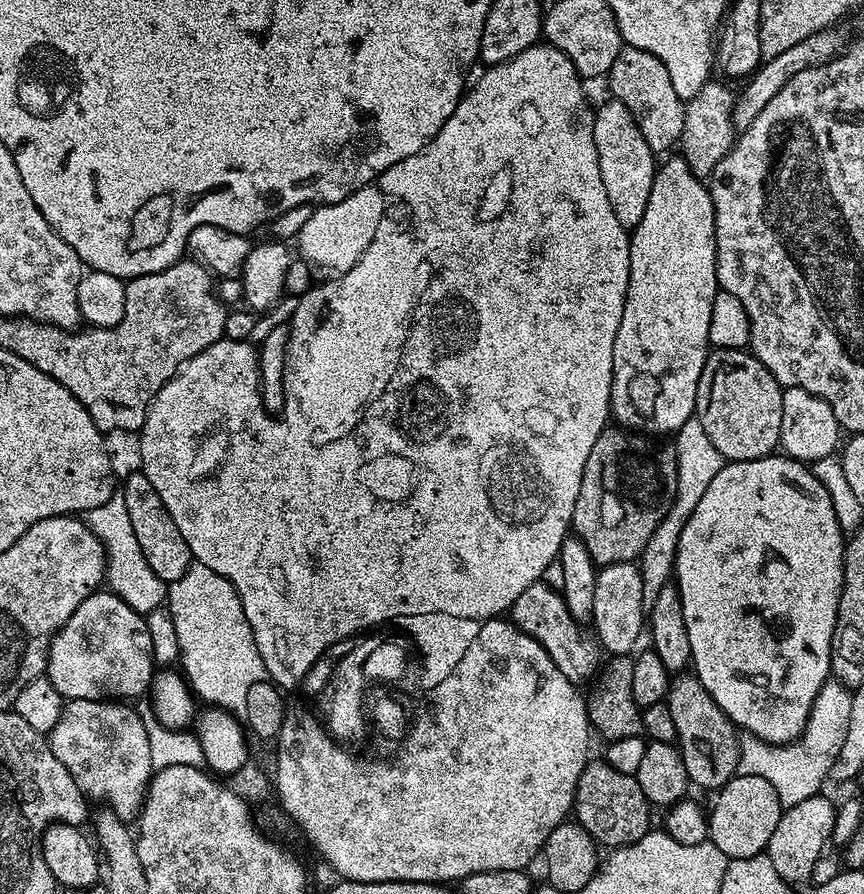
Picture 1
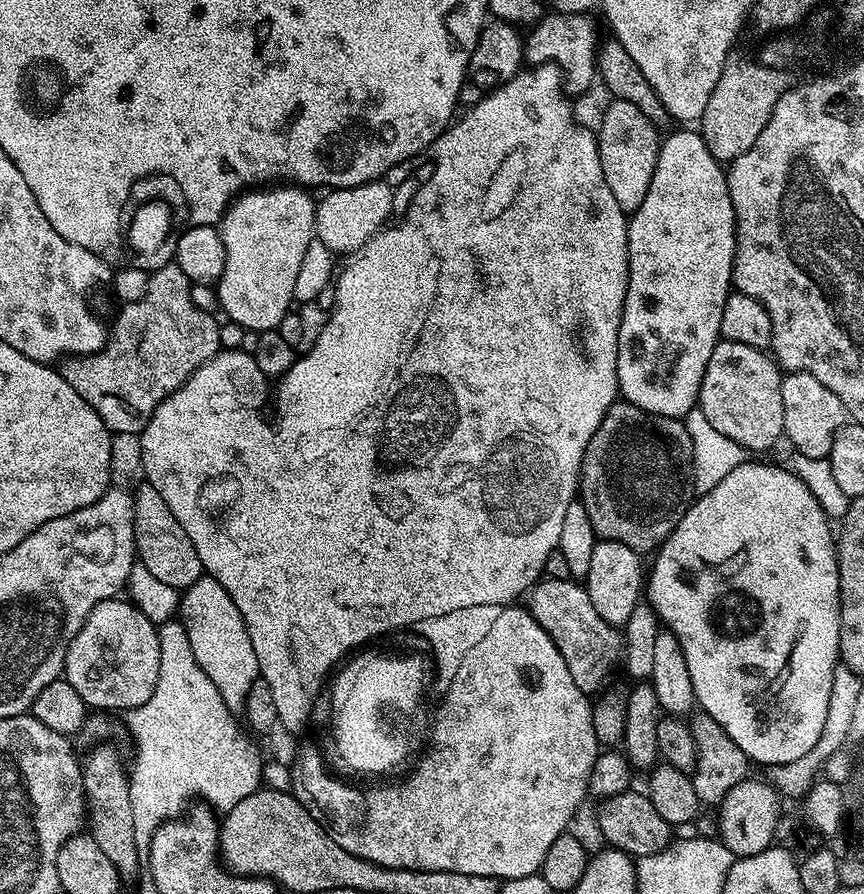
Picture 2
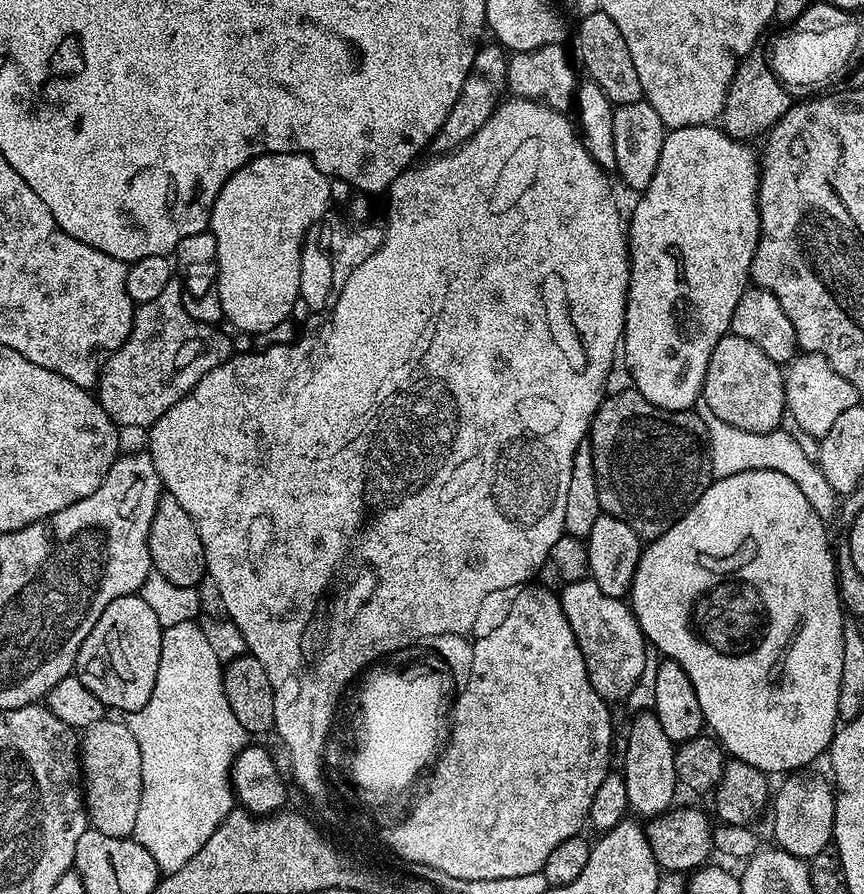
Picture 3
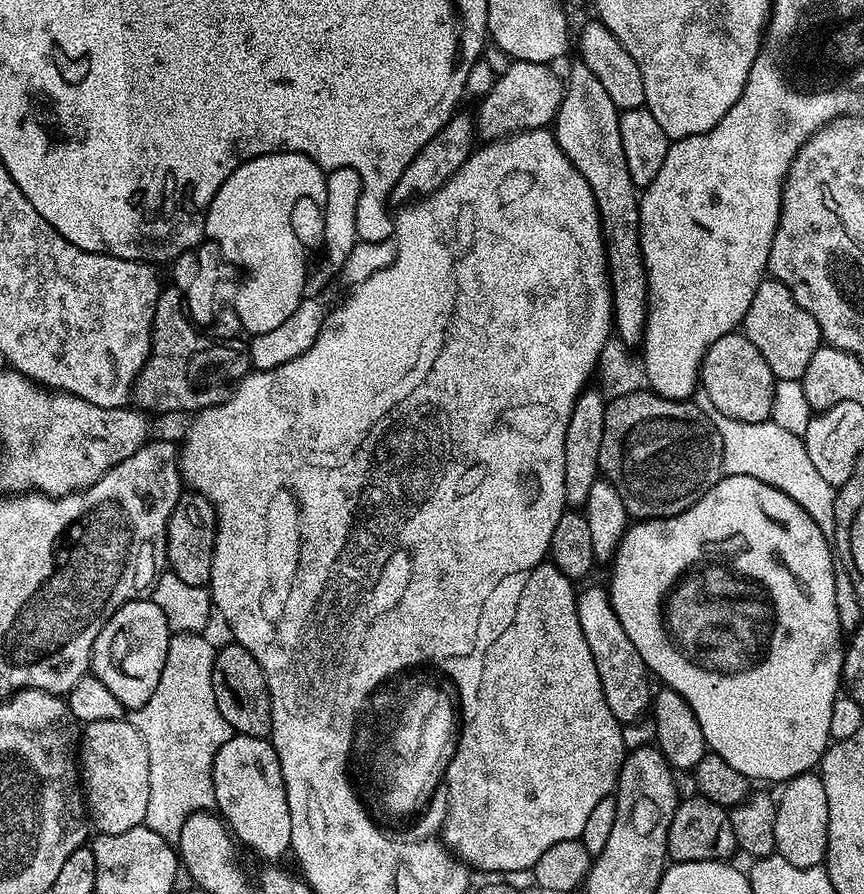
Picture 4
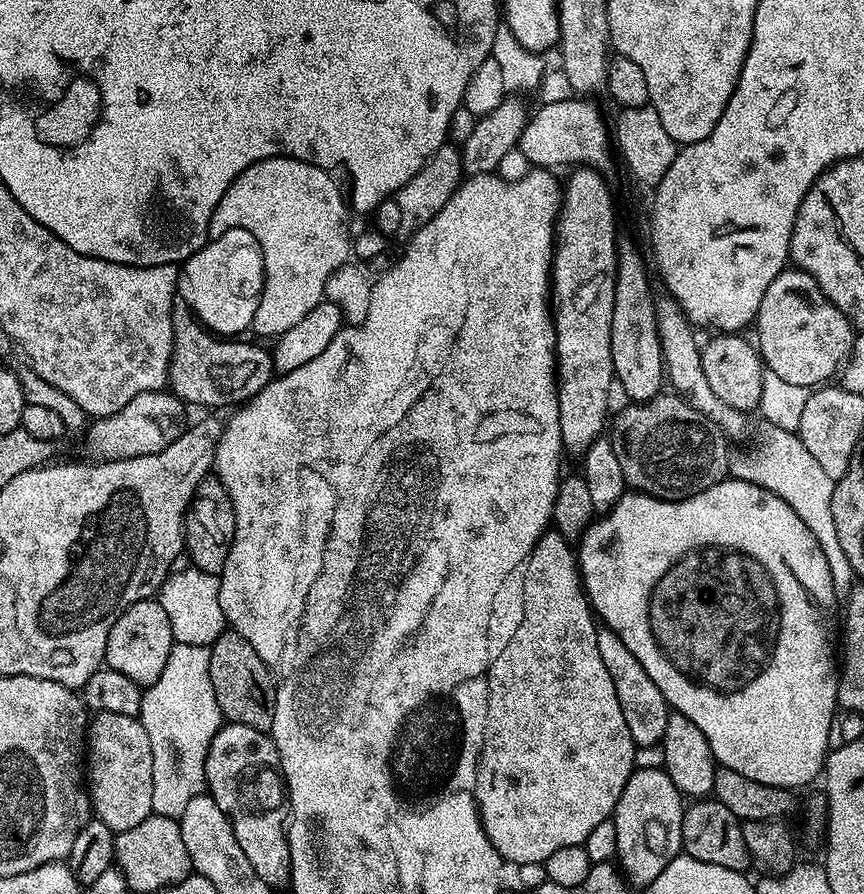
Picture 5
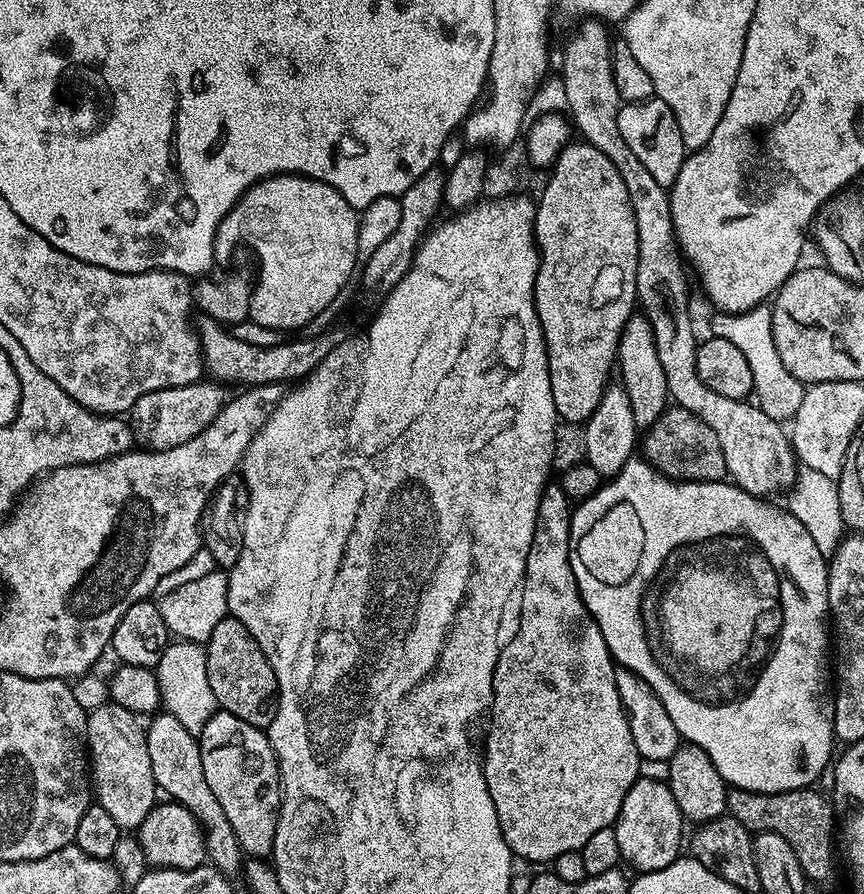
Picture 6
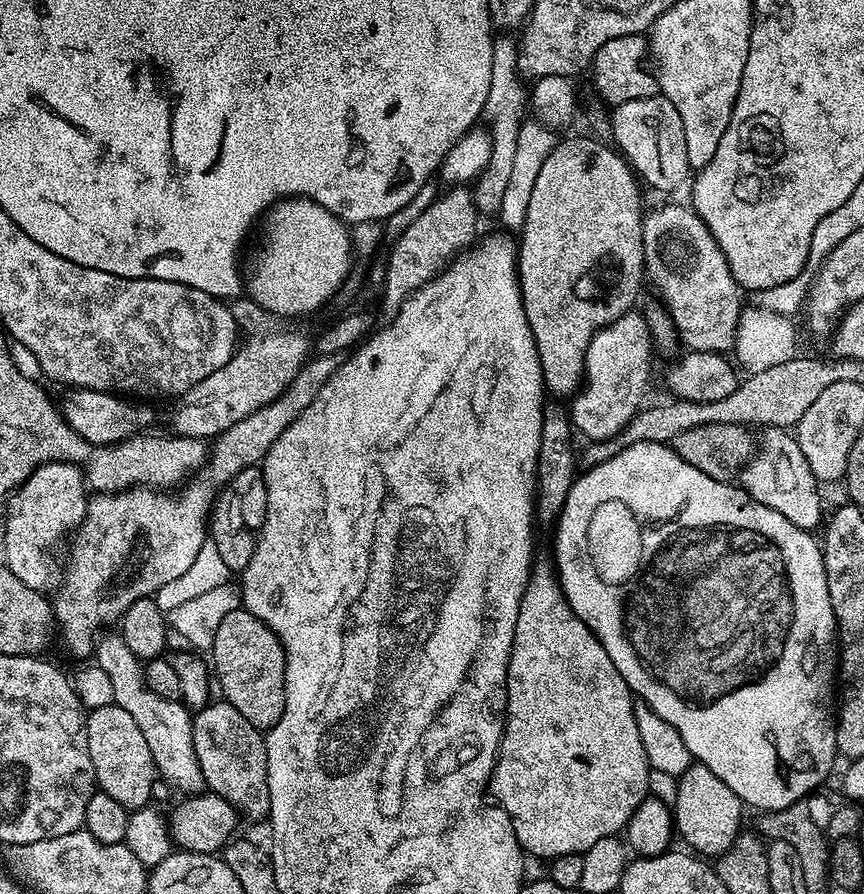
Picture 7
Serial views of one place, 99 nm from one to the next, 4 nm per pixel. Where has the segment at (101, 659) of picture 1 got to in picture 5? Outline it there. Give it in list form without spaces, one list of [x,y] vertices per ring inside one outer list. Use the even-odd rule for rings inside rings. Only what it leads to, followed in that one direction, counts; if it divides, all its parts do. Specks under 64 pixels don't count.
[[[159,599],[139,600],[121,614],[118,622],[114,622],[106,642],[104,664],[118,670],[118,674],[126,674],[126,678],[136,684],[147,686],[158,682],[158,674],[162,674],[166,667],[173,643],[170,618],[166,618],[166,610],[162,610]]]

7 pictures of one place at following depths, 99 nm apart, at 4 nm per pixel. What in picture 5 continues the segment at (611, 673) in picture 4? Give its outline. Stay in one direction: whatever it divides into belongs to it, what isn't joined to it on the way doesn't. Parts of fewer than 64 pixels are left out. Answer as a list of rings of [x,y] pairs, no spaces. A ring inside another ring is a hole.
[[[607,630],[598,631],[598,650],[602,654],[602,662],[606,662],[606,670],[610,670],[610,678],[614,678],[618,706],[622,706],[622,718],[626,718],[626,730],[630,730],[630,738],[637,748],[659,745],[666,734],[670,711],[662,690],[658,690],[650,674],[642,670],[642,662],[638,662],[638,658],[634,658],[634,654],[626,650],[626,642],[622,642],[618,634]]]

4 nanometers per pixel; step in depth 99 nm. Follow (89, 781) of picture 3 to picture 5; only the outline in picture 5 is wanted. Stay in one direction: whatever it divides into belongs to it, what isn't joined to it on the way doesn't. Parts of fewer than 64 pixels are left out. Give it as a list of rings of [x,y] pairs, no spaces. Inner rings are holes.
[[[97,712],[91,717],[86,733],[86,787],[95,819],[110,826],[112,832],[130,830],[153,815],[154,754],[150,750],[150,738],[146,738],[146,730],[137,717],[109,712]]]

